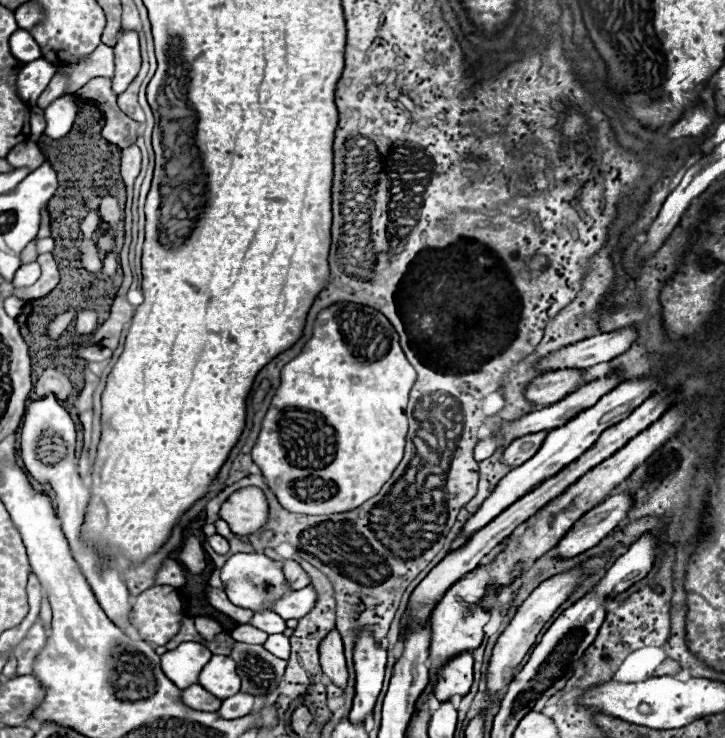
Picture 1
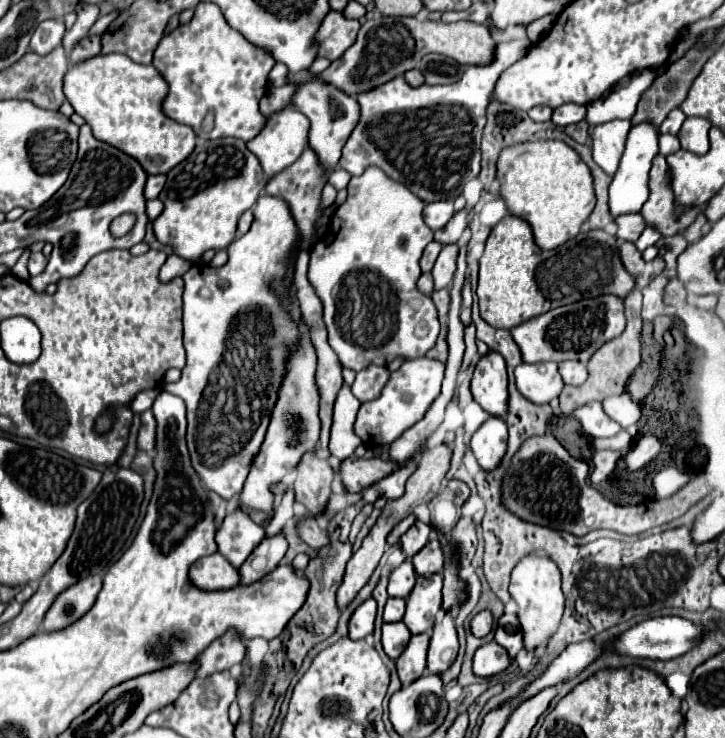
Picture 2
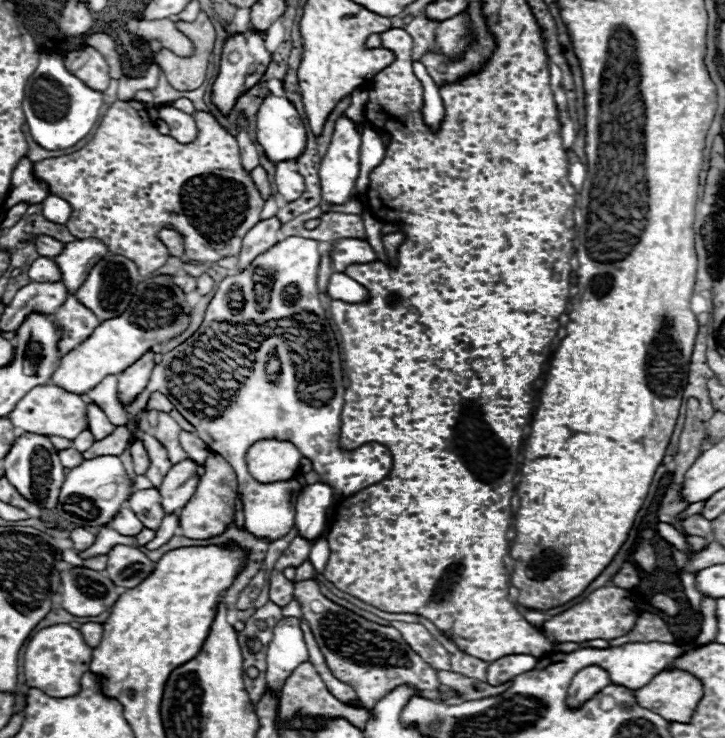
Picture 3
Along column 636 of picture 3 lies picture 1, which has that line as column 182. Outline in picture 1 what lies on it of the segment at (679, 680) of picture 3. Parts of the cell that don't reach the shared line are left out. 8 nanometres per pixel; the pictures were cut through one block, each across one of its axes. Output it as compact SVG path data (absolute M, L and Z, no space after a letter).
M192 684L192 686L184 688L180 692L180 700L186 706L190 706L194 710L202 710L202 712L216 712L220 708L220 704L222 704L218 698L208 694L200 684Z

